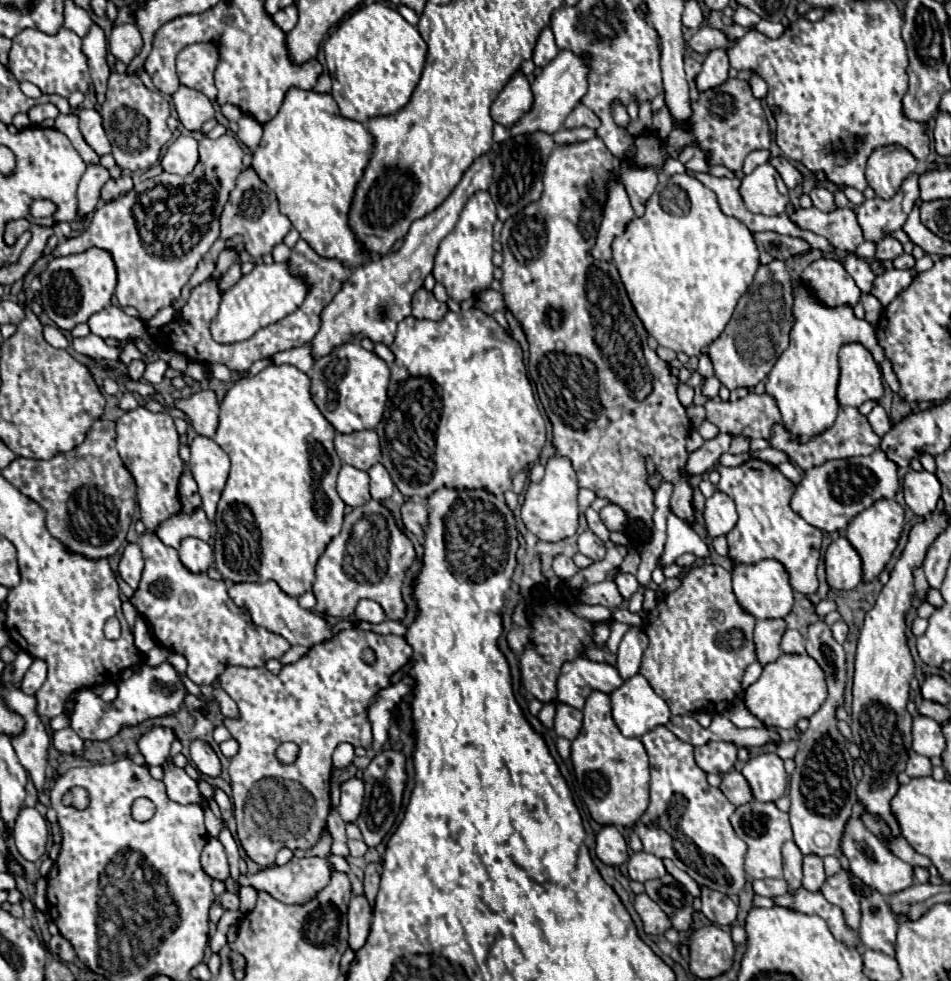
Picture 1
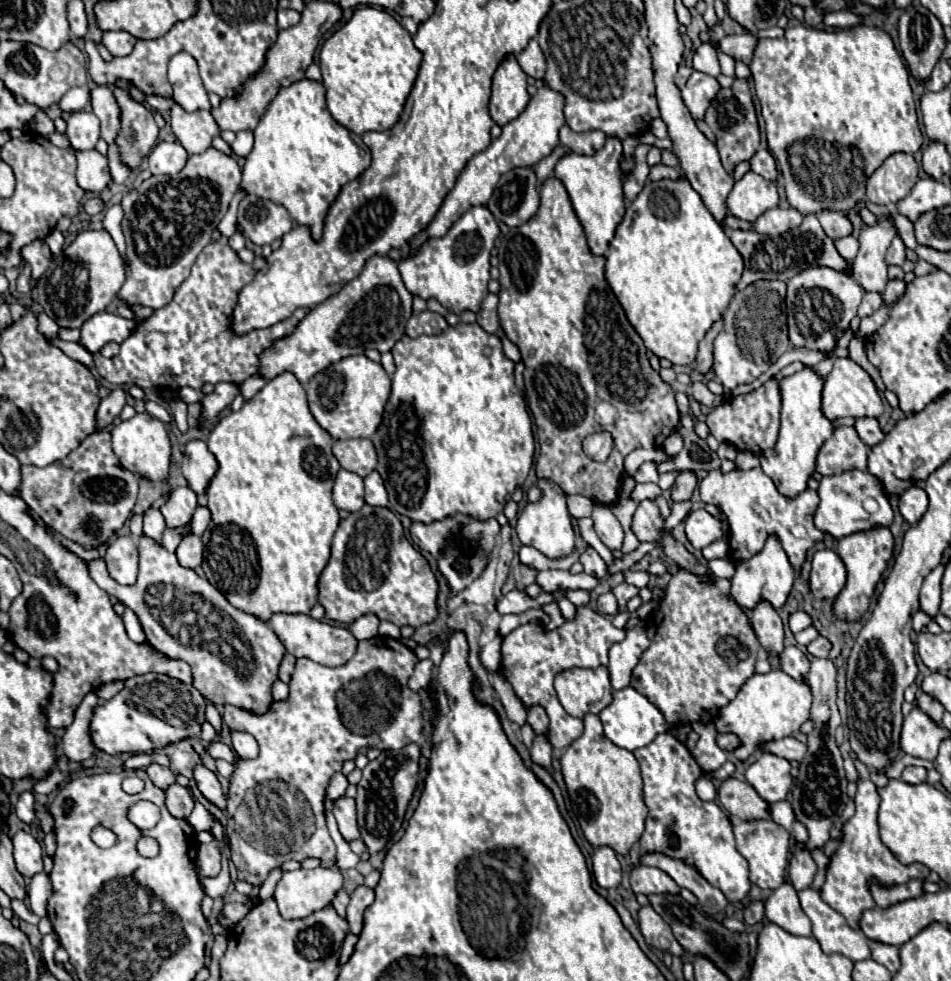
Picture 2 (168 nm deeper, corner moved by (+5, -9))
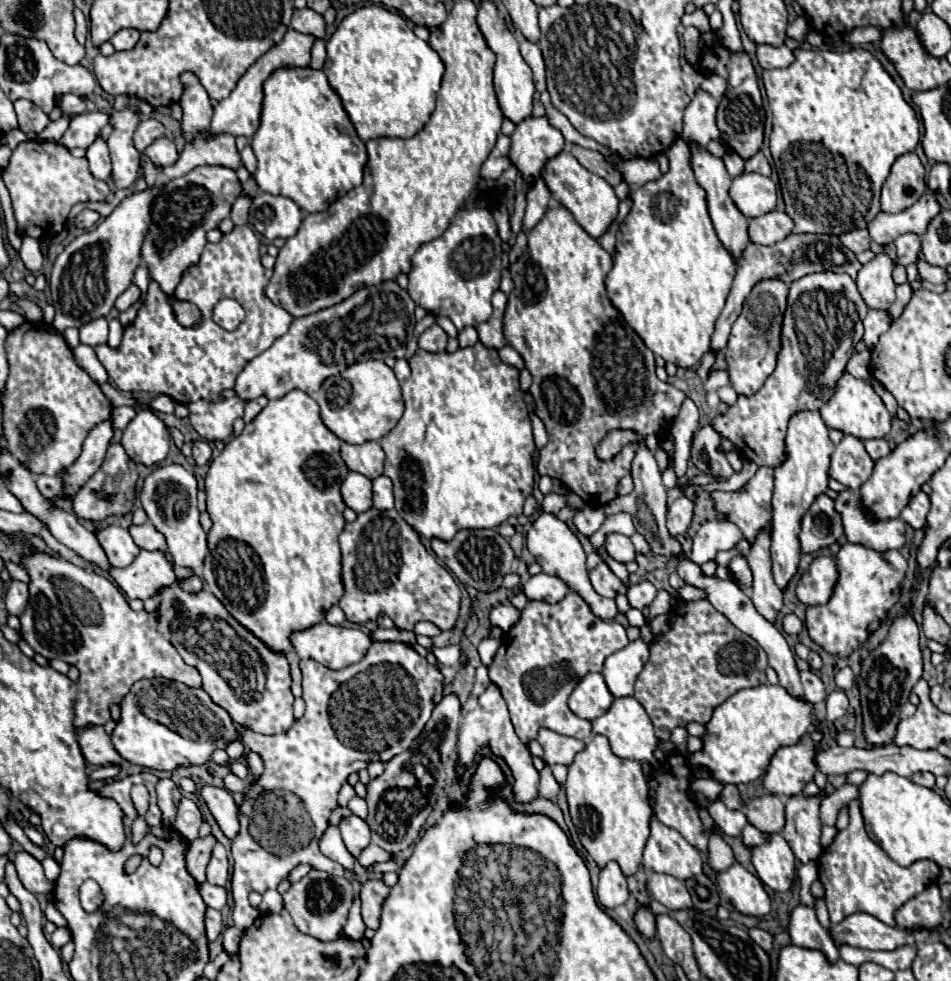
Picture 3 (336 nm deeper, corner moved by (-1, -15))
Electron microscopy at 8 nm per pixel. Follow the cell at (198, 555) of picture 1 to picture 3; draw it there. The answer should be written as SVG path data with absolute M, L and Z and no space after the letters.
M164 465L156 467L142 485L142 491L138 495L142 509L148 515L148 521L164 535L168 553L172 555L174 563L180 567L190 567L192 571L202 569L204 557L208 553L206 547L206 533L200 527L200 511L196 507L196 477L186 471L182 465Z

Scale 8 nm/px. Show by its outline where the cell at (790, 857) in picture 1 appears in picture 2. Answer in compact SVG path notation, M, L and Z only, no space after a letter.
M782 883L766 901L764 917L792 935L812 935L810 919L804 915L798 893L790 883Z

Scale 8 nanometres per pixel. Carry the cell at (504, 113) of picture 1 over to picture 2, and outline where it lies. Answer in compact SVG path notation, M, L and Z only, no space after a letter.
M514 57L504 59L492 79L490 117L504 127L524 111L528 101L530 95L526 91L526 73Z

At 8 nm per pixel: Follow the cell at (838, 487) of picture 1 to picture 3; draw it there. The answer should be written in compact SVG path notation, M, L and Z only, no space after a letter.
M850 489L838 493L836 511L842 515L844 533L850 543L870 547L878 553L890 549L900 551L906 545L906 523L900 519L872 521L864 513L860 497Z

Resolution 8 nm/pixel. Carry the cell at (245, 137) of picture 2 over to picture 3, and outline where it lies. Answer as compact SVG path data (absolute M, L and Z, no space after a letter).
M248 145L248 147L244 147L242 149L242 165L254 175L254 171L256 171L256 155L254 155L254 151L252 151L252 147Z

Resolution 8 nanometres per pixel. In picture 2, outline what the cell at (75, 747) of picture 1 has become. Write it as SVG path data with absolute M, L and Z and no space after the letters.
M88 693L82 703L76 707L74 713L74 721L70 727L66 727L66 733L60 739L62 745L62 753L70 759L70 761L84 761L88 757L92 757L92 753L96 751L96 747L90 741L88 735L88 723L92 717L92 709L96 707L96 693Z

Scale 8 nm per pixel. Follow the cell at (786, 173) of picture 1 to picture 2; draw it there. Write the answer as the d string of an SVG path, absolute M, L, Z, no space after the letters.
M758 149L756 155L750 159L750 167L754 173L762 175L768 181L776 181L778 171L776 171L776 161L774 157L768 153L768 149Z

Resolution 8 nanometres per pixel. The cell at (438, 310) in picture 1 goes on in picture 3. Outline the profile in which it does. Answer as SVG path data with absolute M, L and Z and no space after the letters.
M434 323L430 329L426 329L426 331L420 335L418 347L424 349L424 351L430 351L430 353L434 353L434 351L444 351L444 349L446 349L446 341L448 341L448 335L442 331L442 327L438 327L438 325Z

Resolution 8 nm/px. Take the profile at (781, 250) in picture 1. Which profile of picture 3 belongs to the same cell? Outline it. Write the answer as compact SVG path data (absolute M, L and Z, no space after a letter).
M788 235L784 241L778 241L774 245L756 245L750 243L746 247L746 251L742 253L742 259L738 263L738 273L736 279L732 283L732 289L728 293L726 305L716 321L716 329L712 335L712 351L722 351L726 347L732 323L736 321L736 317L742 311L742 303L748 297L750 289L760 281L760 279L780 279L786 285L790 285L792 281L808 275L808 273L818 273L818 271L834 271L834 273L848 273L852 279L856 279L856 273L860 271L860 261L856 259L856 255L852 251L846 251L846 247L842 247L842 241L838 237L830 237L830 235Z

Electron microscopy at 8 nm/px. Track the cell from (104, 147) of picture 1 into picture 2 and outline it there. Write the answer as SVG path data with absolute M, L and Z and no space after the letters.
M76 111L68 119L68 141L76 151L94 149L100 139L100 121L92 111Z

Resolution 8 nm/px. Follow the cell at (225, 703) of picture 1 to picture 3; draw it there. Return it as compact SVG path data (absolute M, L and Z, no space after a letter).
M248 753L246 755L246 761L248 761L248 769L252 773L252 779L258 779L258 775L262 775L262 769L264 769L260 757L256 753Z

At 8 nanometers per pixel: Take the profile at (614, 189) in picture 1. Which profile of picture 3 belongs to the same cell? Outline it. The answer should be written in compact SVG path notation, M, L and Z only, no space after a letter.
M564 149L554 159L548 159L540 177L544 179L552 199L558 201L558 205L566 207L574 215L578 225L594 239L598 239L606 231L606 227L614 221L618 211L618 199L614 195L614 189L602 177L586 171L570 151Z

